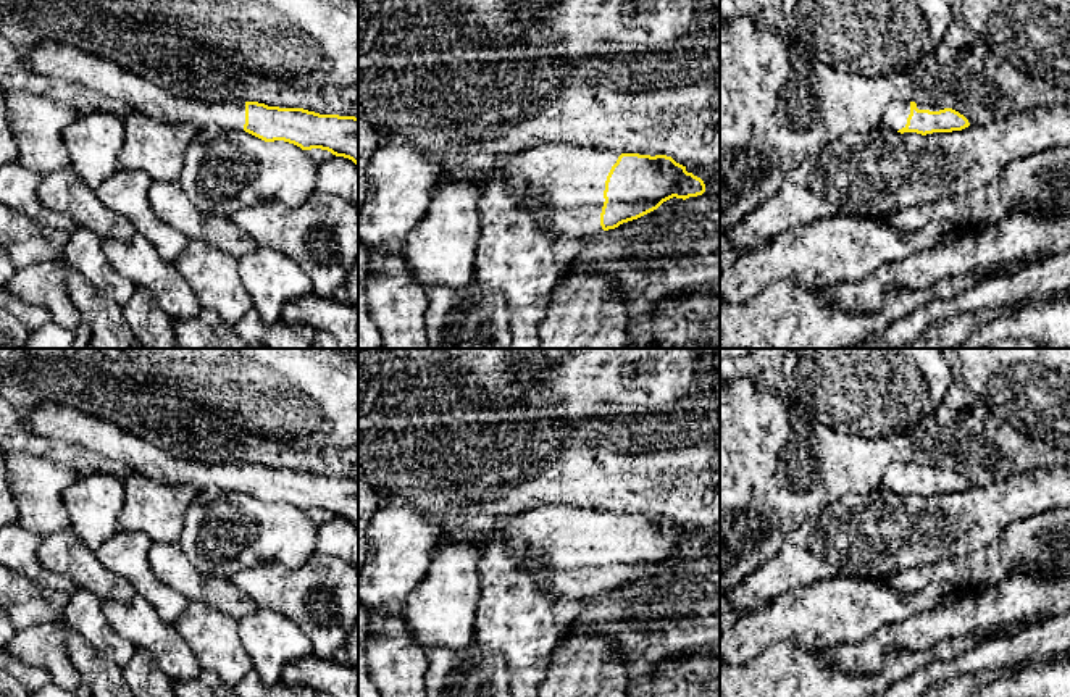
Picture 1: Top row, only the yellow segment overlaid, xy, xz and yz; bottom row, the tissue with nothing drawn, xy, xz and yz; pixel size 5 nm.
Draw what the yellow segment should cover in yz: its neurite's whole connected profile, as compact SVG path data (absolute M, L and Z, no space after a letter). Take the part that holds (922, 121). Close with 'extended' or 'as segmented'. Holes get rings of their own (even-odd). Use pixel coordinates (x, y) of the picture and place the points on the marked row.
M904 100L891 102L883 113L881 123L884 131L917 132L922 136L962 131L968 126L968 119L952 108Z; extended

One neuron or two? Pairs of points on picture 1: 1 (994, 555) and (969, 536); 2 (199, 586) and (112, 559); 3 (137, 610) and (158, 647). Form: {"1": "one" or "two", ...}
{"1": "two", "2": "two", "3": "one"}

